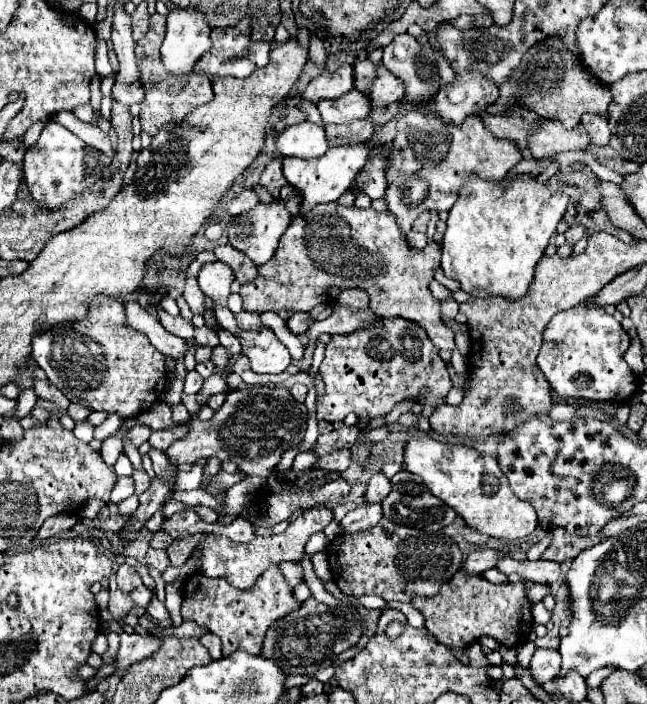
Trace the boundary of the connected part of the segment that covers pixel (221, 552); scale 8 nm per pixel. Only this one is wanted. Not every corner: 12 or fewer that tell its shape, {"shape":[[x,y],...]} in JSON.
{"shape":[[306,509],[280,537],[250,543],[208,537],[200,571],[238,589],[272,563],[300,561],[308,539],[334,519]]}

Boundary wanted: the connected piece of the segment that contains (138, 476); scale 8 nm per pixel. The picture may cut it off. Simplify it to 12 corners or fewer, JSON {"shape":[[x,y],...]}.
{"shape":[[134,470],[135,494],[141,495],[150,485],[145,471]]}

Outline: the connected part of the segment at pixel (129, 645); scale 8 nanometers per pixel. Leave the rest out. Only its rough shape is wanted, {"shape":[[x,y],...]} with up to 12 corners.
{"shape":[[120,633],[116,669],[128,669],[160,649],[156,637]]}

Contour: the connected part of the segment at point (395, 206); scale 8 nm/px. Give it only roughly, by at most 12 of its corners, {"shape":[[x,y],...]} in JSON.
{"shape":[[408,103],[384,201],[404,231],[450,211],[470,173],[522,159],[478,115],[462,125]]}

